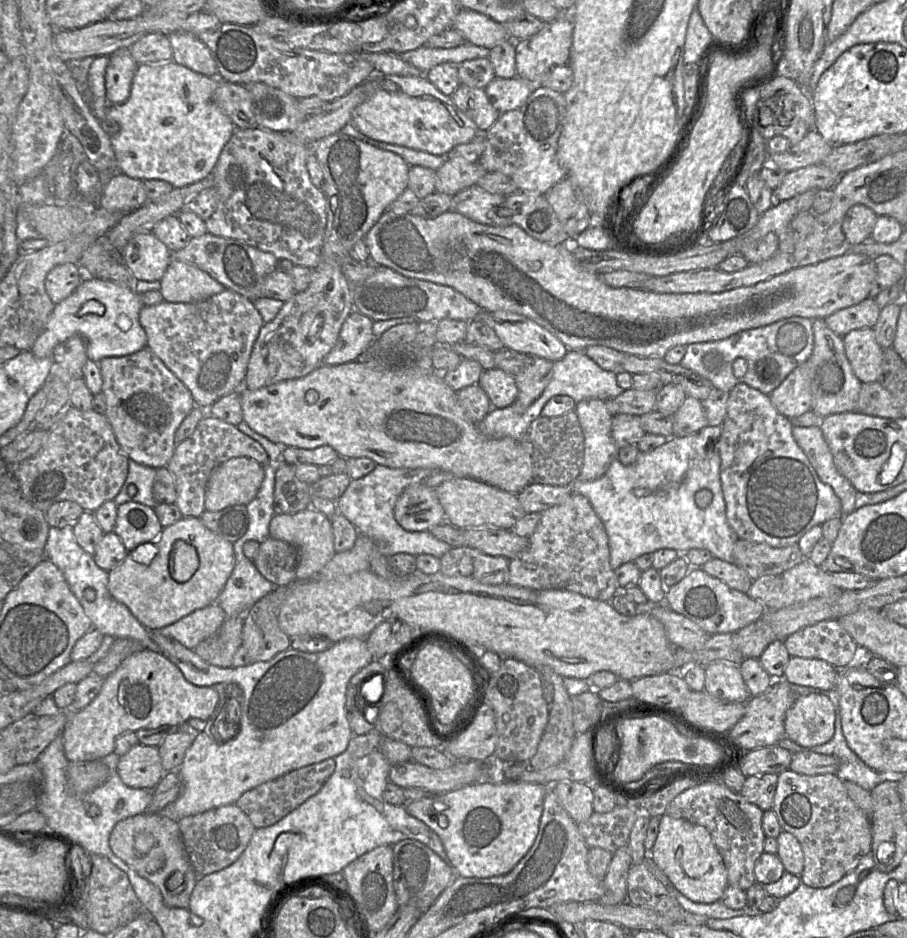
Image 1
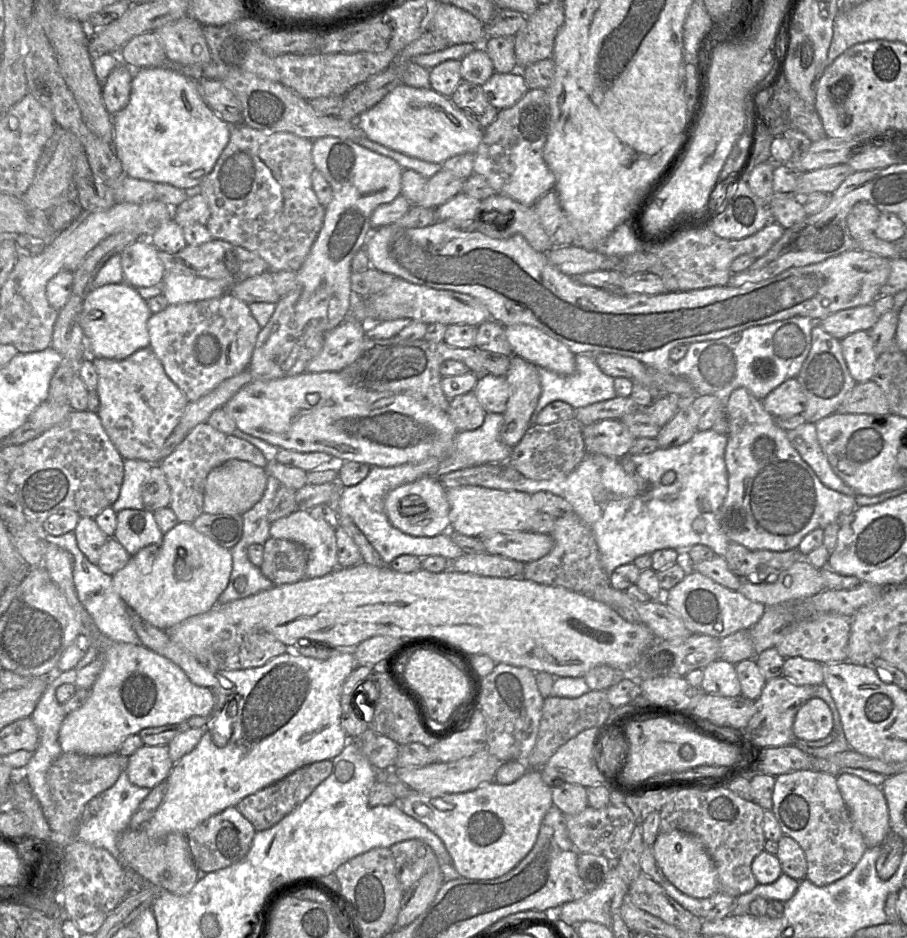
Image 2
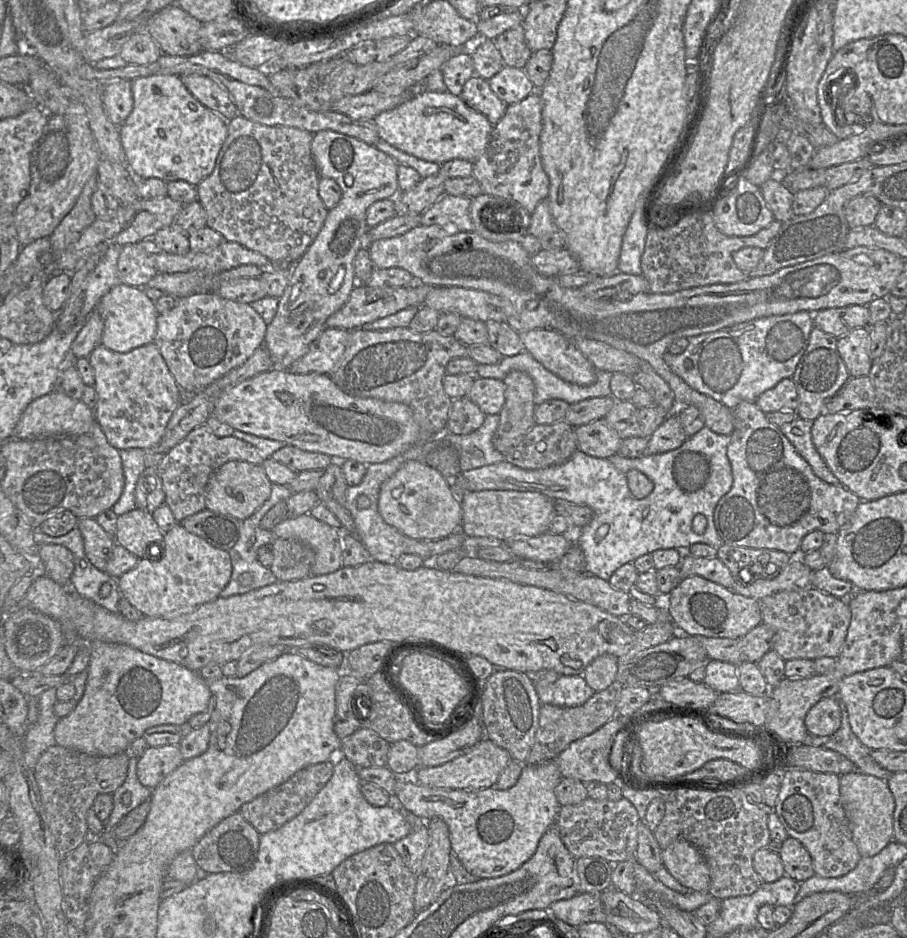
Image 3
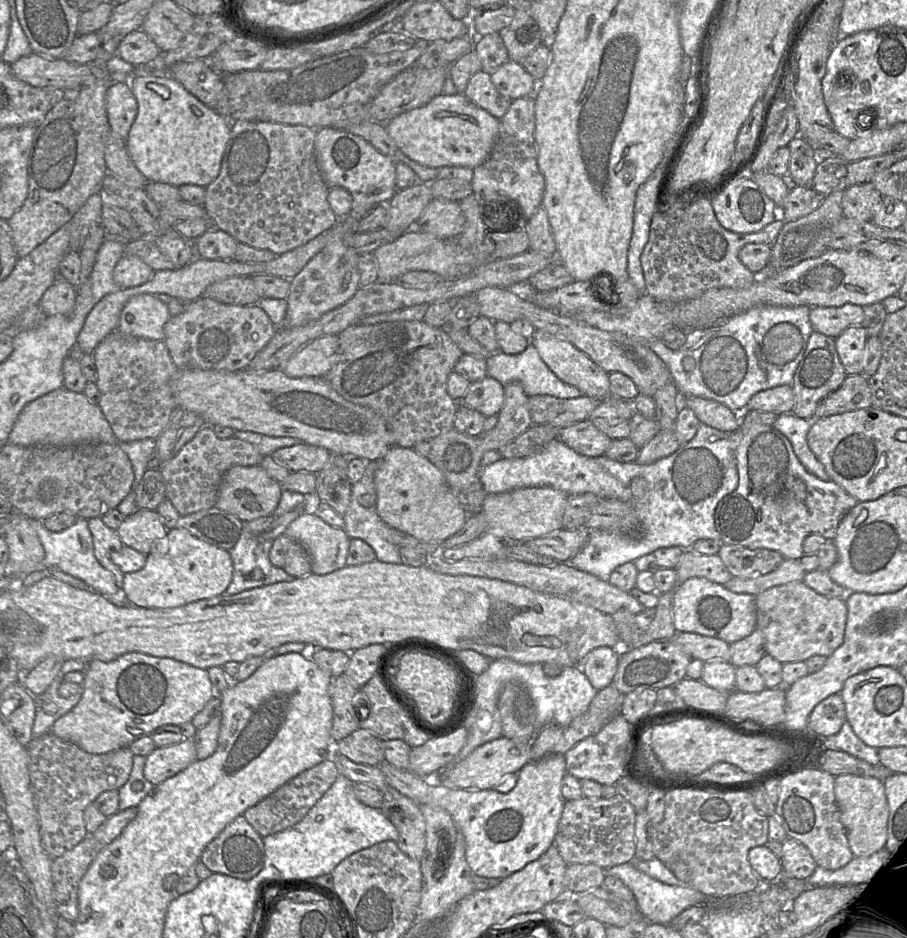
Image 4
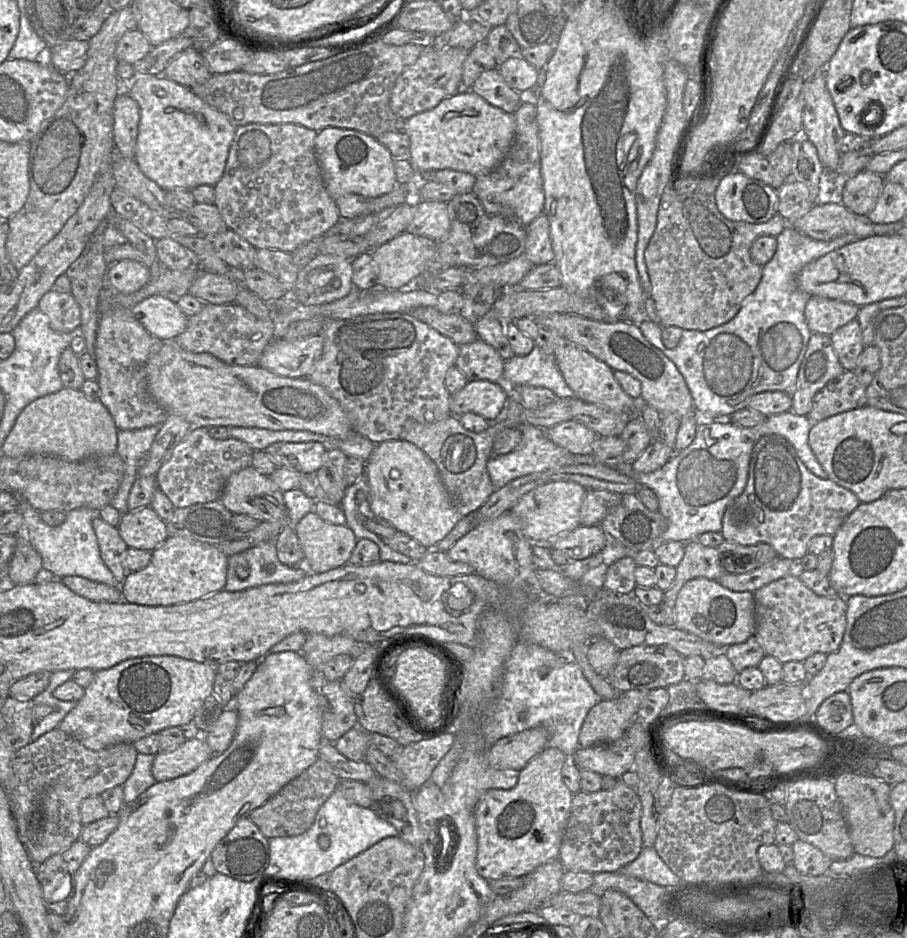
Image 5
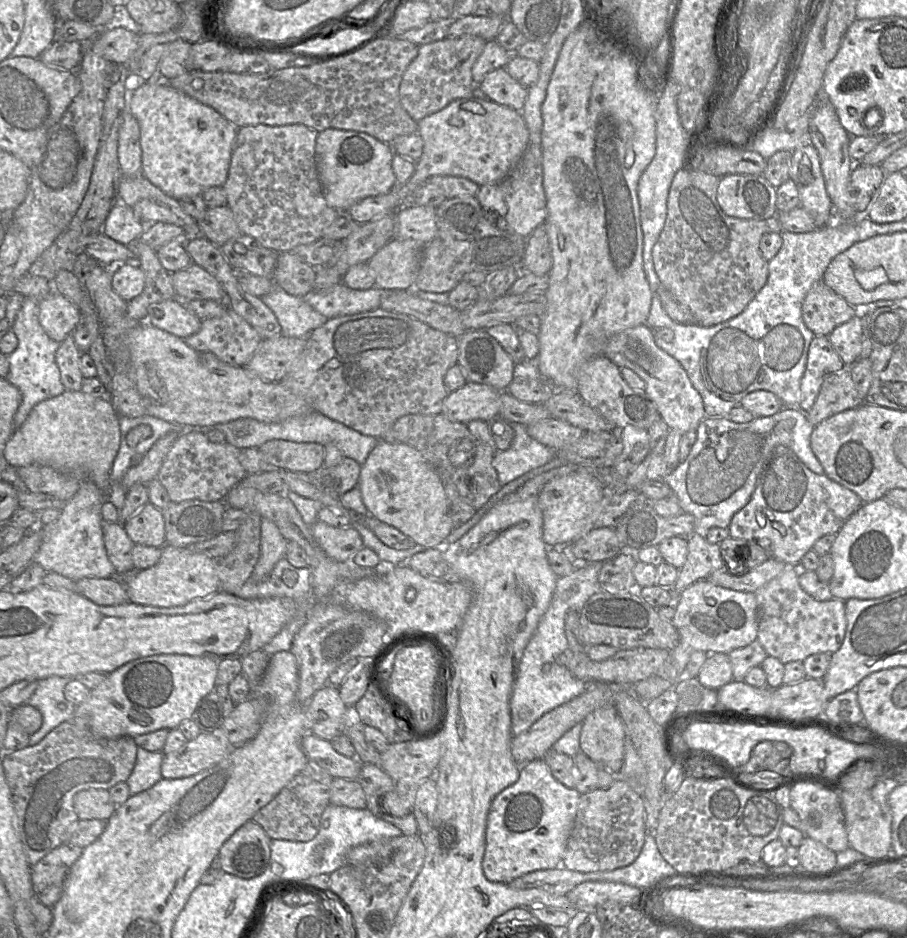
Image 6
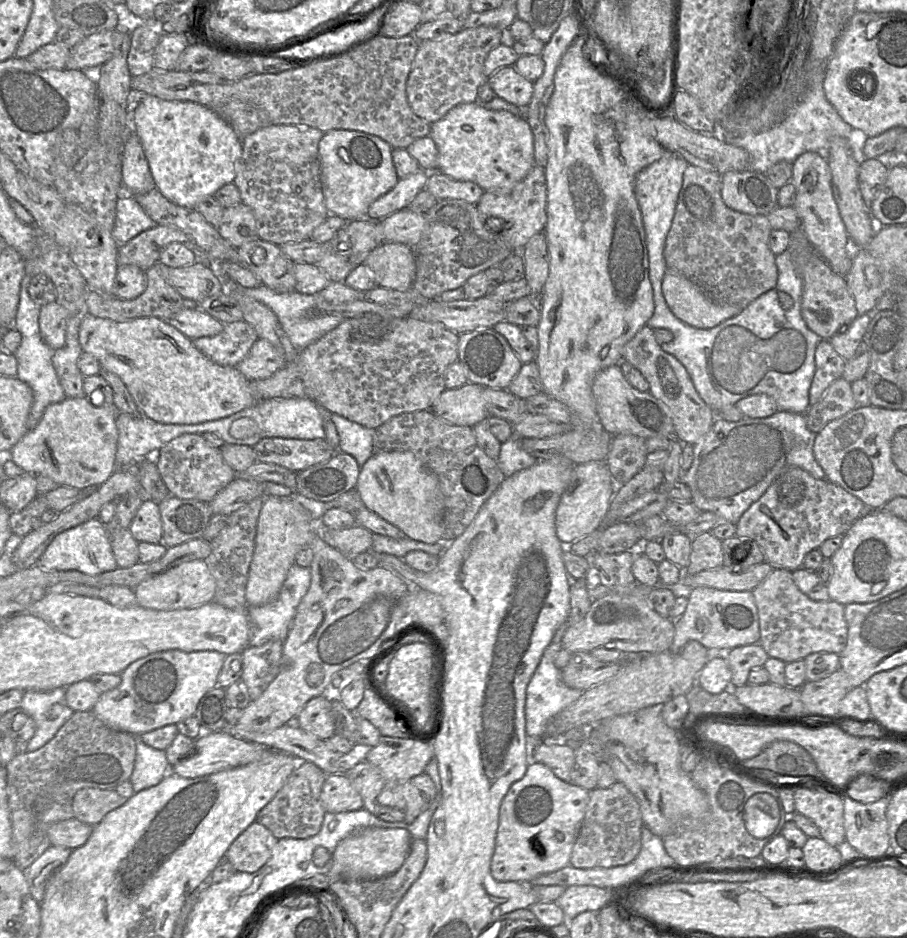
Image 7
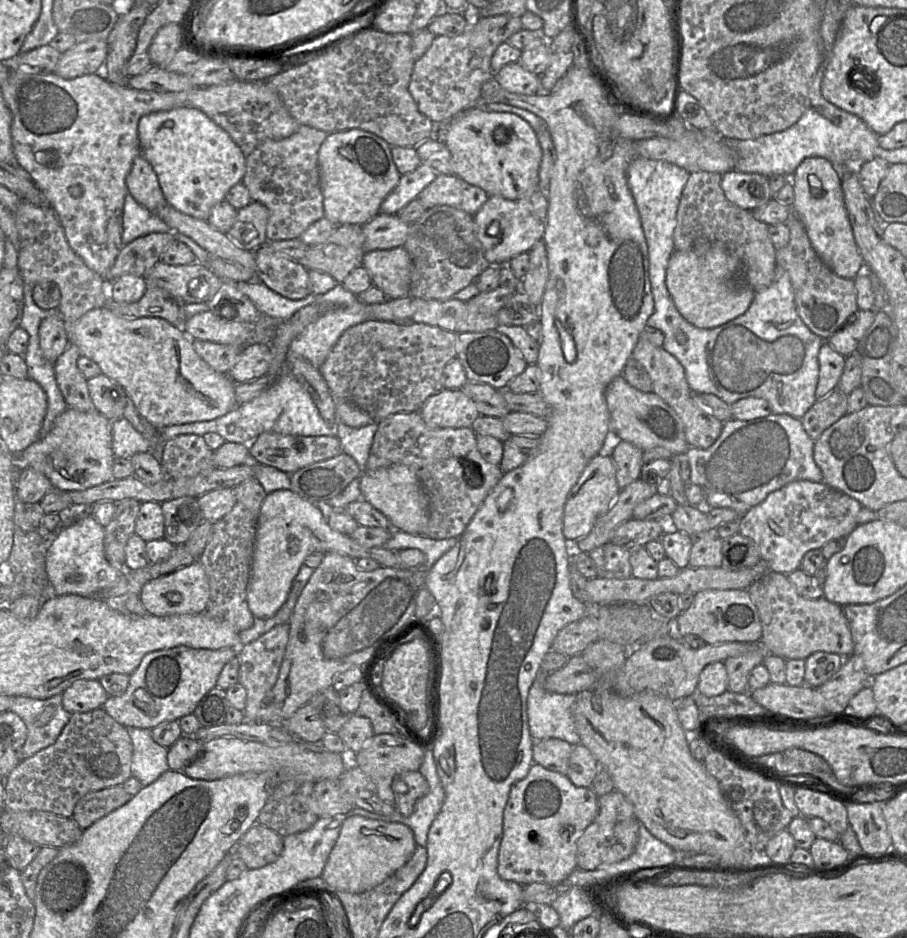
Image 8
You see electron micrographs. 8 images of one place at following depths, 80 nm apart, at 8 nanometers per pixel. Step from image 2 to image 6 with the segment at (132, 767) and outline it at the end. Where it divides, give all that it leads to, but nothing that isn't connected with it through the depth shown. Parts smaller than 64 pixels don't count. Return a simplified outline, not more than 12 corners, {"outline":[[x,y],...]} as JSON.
{"outline":[[201,732],[164,756],[162,778],[211,768],[235,749],[220,732]]}

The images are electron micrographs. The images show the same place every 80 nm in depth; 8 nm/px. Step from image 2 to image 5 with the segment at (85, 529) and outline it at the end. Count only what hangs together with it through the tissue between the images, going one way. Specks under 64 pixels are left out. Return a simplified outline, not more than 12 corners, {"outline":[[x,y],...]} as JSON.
{"outline":[[101,517],[92,525],[101,557],[121,585],[128,545]]}

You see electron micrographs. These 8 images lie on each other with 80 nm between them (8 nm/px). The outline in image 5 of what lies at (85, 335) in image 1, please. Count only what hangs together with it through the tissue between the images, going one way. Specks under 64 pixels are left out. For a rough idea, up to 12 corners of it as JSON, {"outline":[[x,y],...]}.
{"outline":[[160,295],[131,309],[154,337],[173,340],[188,317]]}

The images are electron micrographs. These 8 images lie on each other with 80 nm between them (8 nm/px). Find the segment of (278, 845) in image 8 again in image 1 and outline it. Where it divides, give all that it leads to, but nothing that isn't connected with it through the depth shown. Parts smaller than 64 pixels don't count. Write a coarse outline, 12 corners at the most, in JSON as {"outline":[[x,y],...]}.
{"outline":[[229,804],[178,820],[198,875],[235,862],[256,828]]}

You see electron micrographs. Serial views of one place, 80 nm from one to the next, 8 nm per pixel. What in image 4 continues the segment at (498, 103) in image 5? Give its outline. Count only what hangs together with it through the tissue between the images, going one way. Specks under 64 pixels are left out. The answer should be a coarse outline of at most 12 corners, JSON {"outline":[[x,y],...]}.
{"outline":[[483,71],[463,94],[498,120],[512,103]]}

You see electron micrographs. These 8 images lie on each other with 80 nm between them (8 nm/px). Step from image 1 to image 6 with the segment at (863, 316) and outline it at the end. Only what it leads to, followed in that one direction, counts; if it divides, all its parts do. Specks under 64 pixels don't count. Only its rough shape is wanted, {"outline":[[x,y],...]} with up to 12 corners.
{"outline":[[817,281],[802,305],[815,335],[828,336],[855,307]]}

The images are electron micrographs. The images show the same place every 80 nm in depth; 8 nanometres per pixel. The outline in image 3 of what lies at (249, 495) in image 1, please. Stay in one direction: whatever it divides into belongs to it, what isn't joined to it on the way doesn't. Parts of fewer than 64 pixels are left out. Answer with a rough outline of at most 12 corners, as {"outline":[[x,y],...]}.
{"outline":[[228,461],[206,509],[243,521],[270,497],[262,465]]}

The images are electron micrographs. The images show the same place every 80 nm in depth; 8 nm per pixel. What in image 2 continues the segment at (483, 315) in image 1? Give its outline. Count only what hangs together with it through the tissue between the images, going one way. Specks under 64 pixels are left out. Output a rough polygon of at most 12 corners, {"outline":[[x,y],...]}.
{"outline":[[504,326],[515,356],[562,375],[576,354],[542,330]]}

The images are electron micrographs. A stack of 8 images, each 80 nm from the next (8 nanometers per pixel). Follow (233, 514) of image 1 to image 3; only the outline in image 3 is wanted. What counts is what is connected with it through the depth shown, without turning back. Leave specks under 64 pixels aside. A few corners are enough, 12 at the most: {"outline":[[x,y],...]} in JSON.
{"outline":[[205,509],[178,523],[228,551],[242,521]]}

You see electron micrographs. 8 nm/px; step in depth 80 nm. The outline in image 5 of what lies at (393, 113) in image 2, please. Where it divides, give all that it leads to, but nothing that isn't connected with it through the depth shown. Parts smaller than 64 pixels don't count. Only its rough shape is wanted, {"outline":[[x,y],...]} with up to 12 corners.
{"outline":[[470,89],[405,120],[415,174],[495,169],[515,117]]}

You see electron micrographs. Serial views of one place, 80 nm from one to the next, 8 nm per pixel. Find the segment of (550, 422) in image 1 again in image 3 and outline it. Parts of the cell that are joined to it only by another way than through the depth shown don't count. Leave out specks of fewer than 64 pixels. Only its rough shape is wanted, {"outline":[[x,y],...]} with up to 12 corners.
{"outline":[[535,424],[504,457],[519,468],[560,465],[575,427]]}

